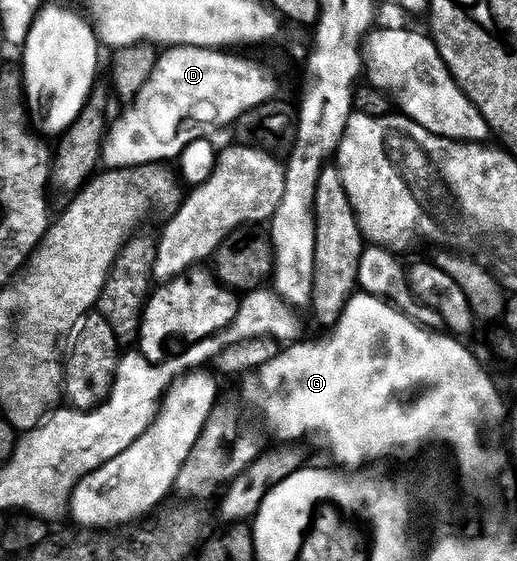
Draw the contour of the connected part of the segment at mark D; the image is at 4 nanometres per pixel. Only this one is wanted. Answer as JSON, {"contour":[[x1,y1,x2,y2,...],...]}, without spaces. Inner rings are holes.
{"contour":[[177,45,168,47,157,56,156,66,154,67,154,75,150,75,150,79,146,79,146,87,142,87,142,91,138,91,136,97,131,98,128,110,121,115,120,118,111,122,108,135,104,138,104,151,102,161,108,169,132,169,135,165,154,165,157,163,171,162,171,157,180,159,184,153,184,149,194,140,207,138,209,136,208,129,221,129,228,127,228,117,222,115,222,99,226,99,226,79,222,69,228,65,226,63,227,52,219,49,199,49,198,47,190,47,189,45]]}

